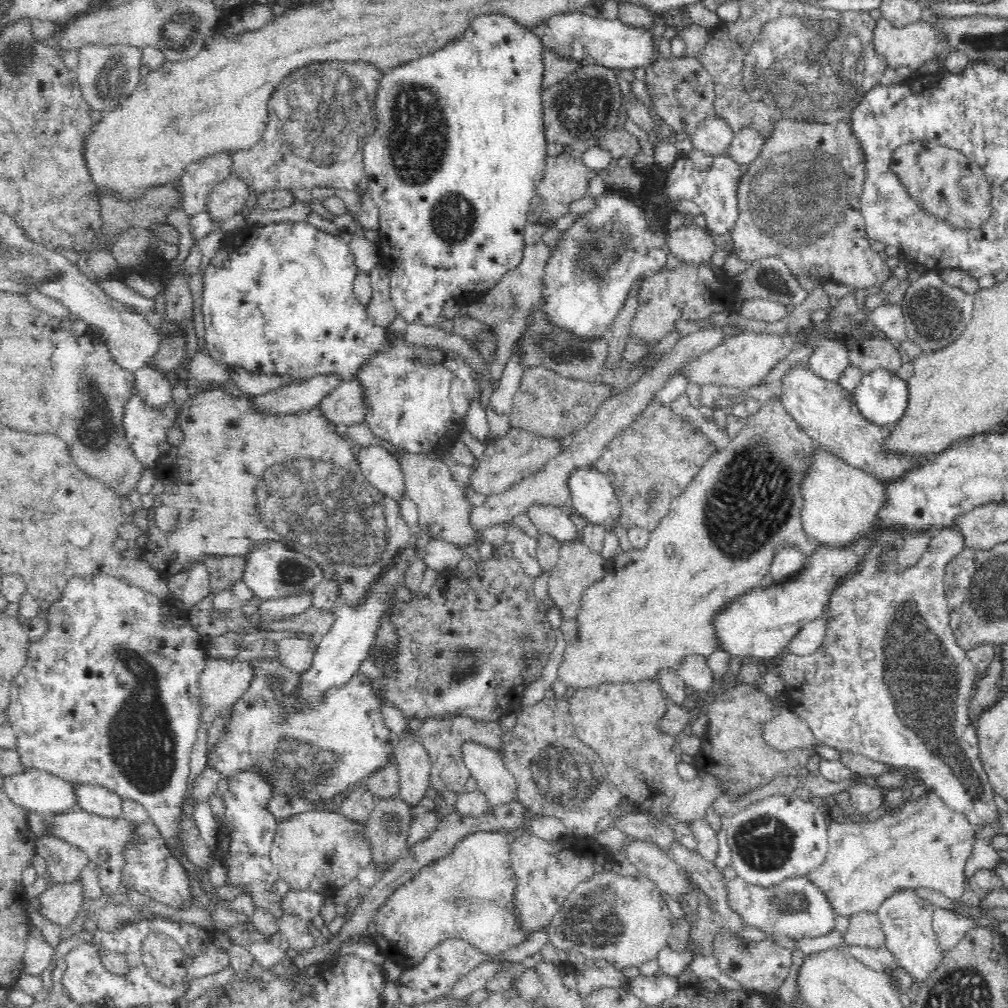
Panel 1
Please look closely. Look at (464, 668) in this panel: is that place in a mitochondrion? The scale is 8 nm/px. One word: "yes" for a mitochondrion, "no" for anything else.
yes

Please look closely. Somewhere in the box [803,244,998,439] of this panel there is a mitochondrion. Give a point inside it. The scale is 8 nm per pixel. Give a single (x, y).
(932, 331)

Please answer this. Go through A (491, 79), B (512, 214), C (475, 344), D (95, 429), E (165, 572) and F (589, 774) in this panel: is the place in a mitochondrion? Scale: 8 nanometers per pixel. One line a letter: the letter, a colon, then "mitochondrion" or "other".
A: other
B: other
C: other
D: mitochondrion
E: other
F: mitochondrion

